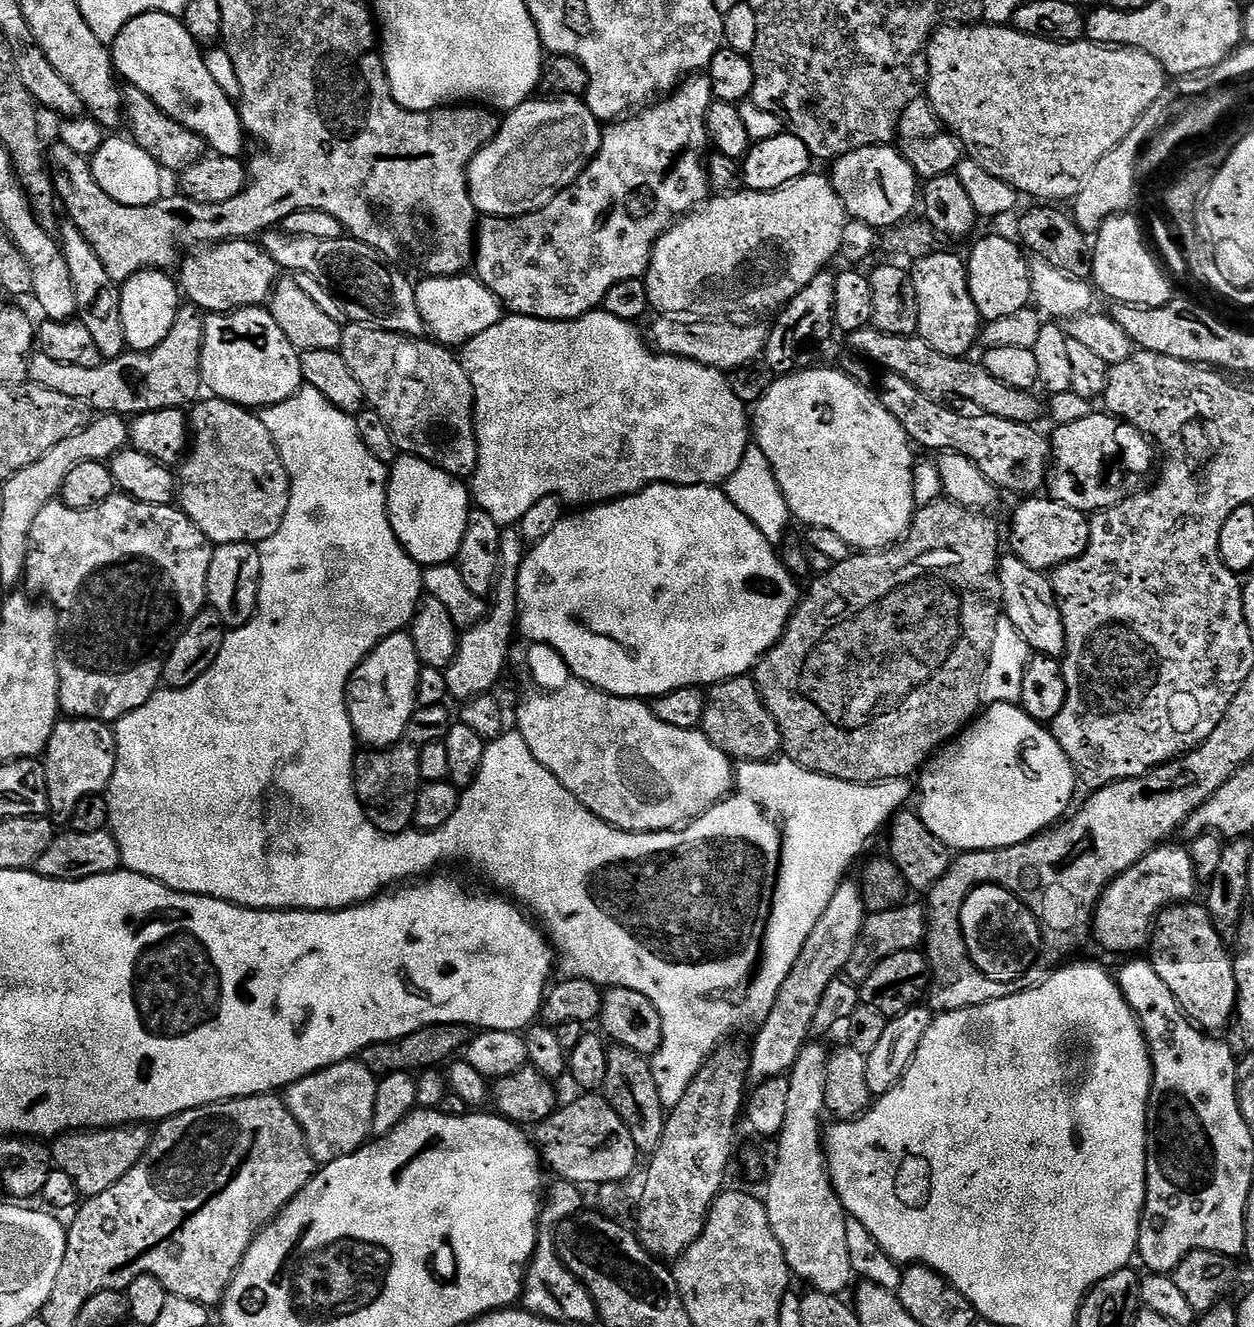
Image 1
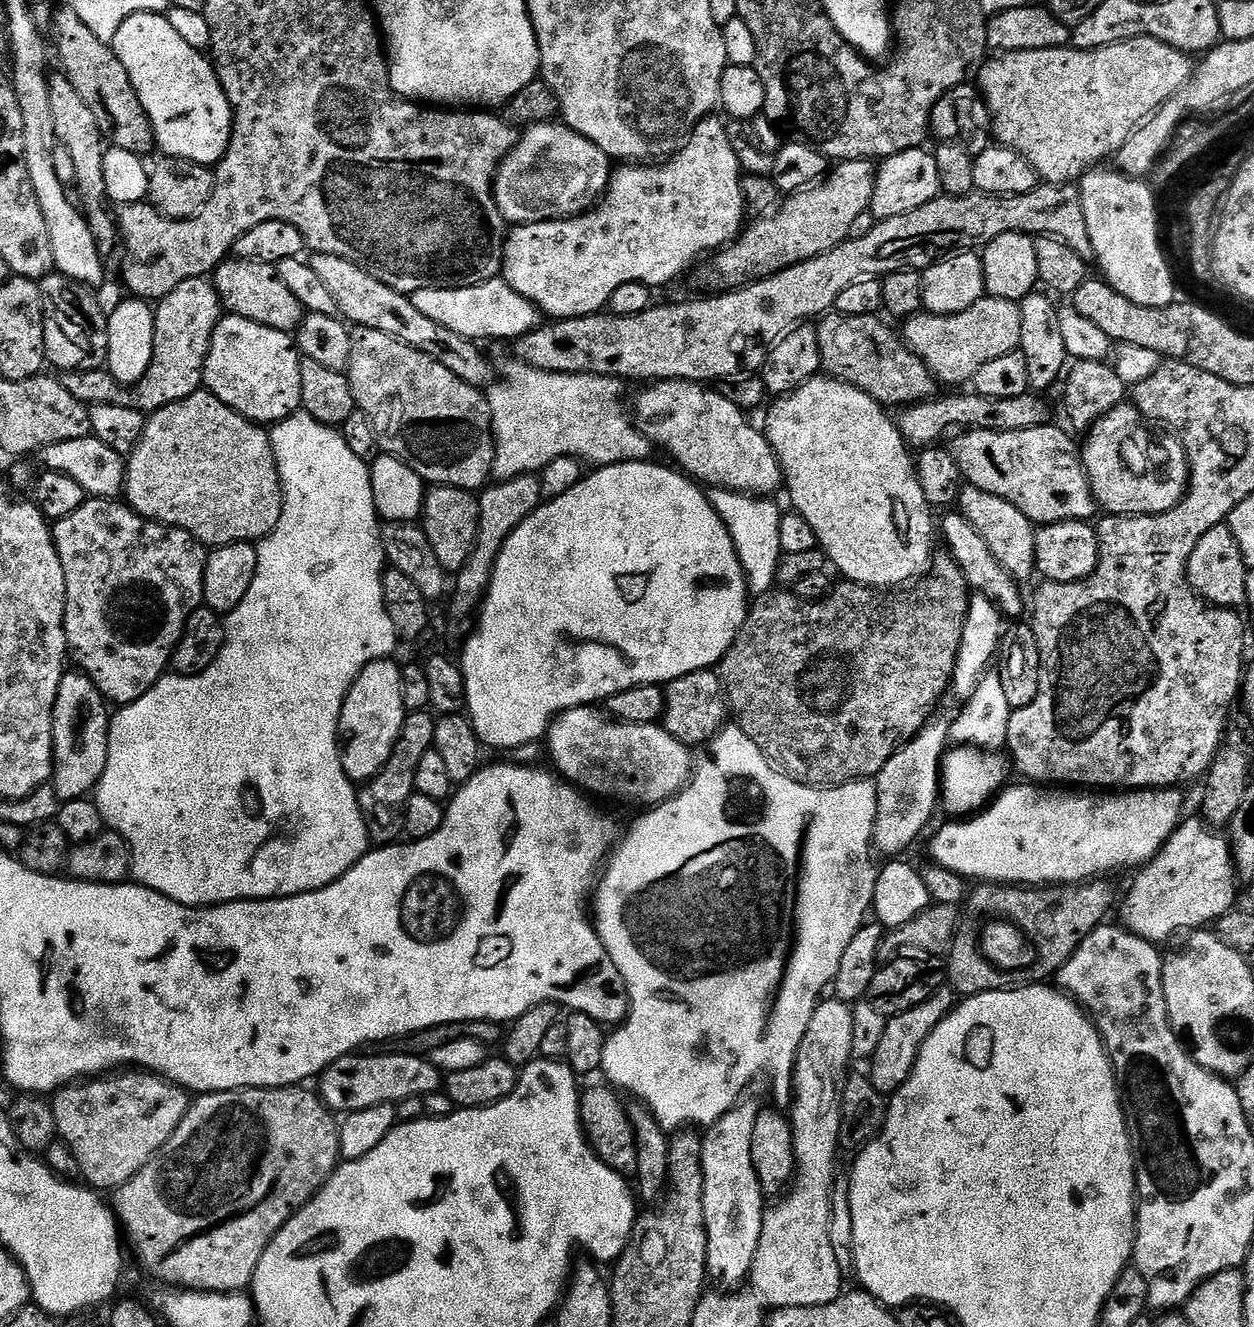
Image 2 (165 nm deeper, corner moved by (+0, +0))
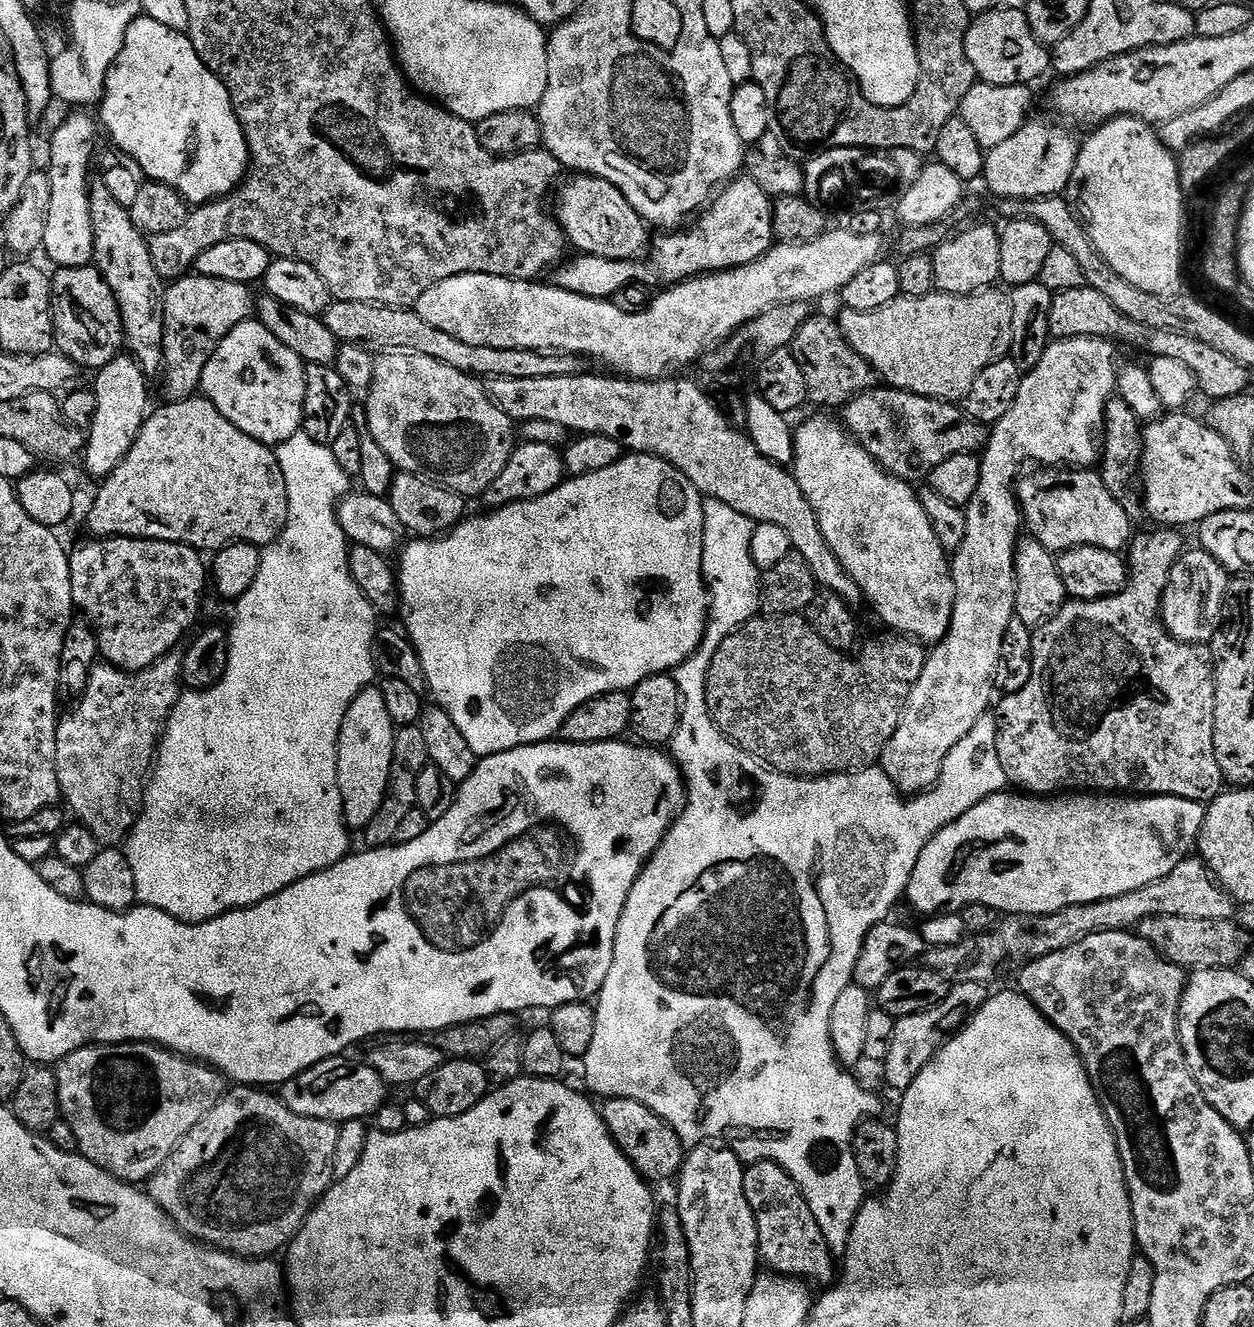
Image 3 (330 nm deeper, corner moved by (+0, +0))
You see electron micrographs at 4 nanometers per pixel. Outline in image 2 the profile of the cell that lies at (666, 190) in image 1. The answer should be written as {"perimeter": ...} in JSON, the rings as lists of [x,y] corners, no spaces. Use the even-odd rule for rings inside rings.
{"perimeter":[[[713,114],[693,130],[687,145],[667,162],[659,166],[617,167],[608,182],[606,195],[595,208],[583,215],[513,227],[504,242],[502,278],[553,321],[594,316],[607,309],[618,286],[638,282],[659,290],[663,284],[678,279],[687,268],[695,269],[701,263],[700,256],[727,248],[740,235],[745,224],[738,154],[734,154],[734,146],[730,146],[725,121]]]}

